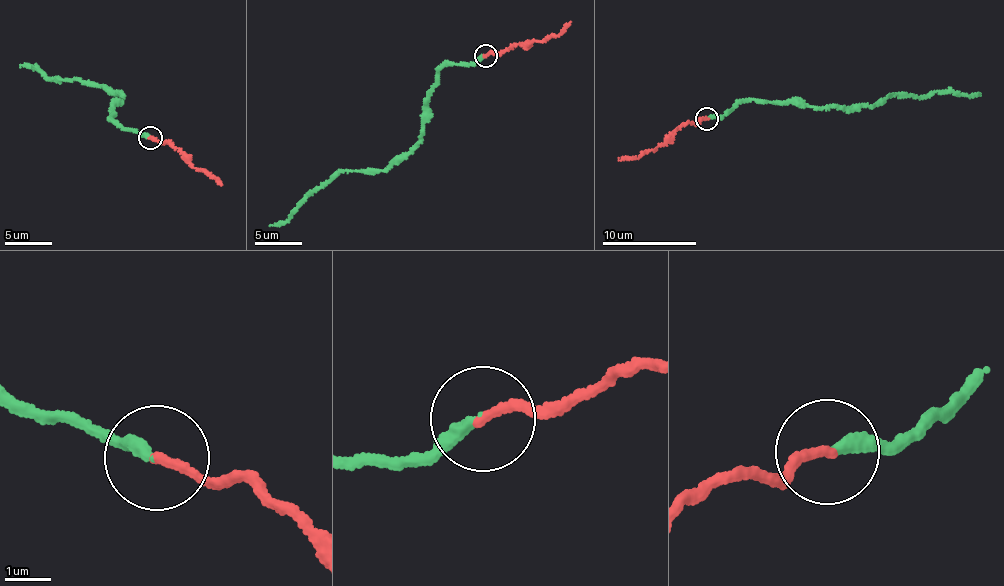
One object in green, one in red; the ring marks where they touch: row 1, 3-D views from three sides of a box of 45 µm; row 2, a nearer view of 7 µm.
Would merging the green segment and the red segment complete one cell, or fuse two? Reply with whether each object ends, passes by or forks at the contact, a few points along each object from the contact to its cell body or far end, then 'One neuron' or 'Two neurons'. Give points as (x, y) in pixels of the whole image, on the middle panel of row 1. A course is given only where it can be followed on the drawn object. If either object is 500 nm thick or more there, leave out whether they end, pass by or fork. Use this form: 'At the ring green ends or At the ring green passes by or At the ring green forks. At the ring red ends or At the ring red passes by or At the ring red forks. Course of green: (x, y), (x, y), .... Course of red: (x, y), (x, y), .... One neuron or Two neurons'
At the ring green ends. At the ring red ends. Course of green: (486, 55), (438, 70), (424, 134), (411, 150), (383, 170), (339, 171), (269, 225). Course of red: (486, 55), (535, 40), (545, 42), (570, 23). Two neurons

